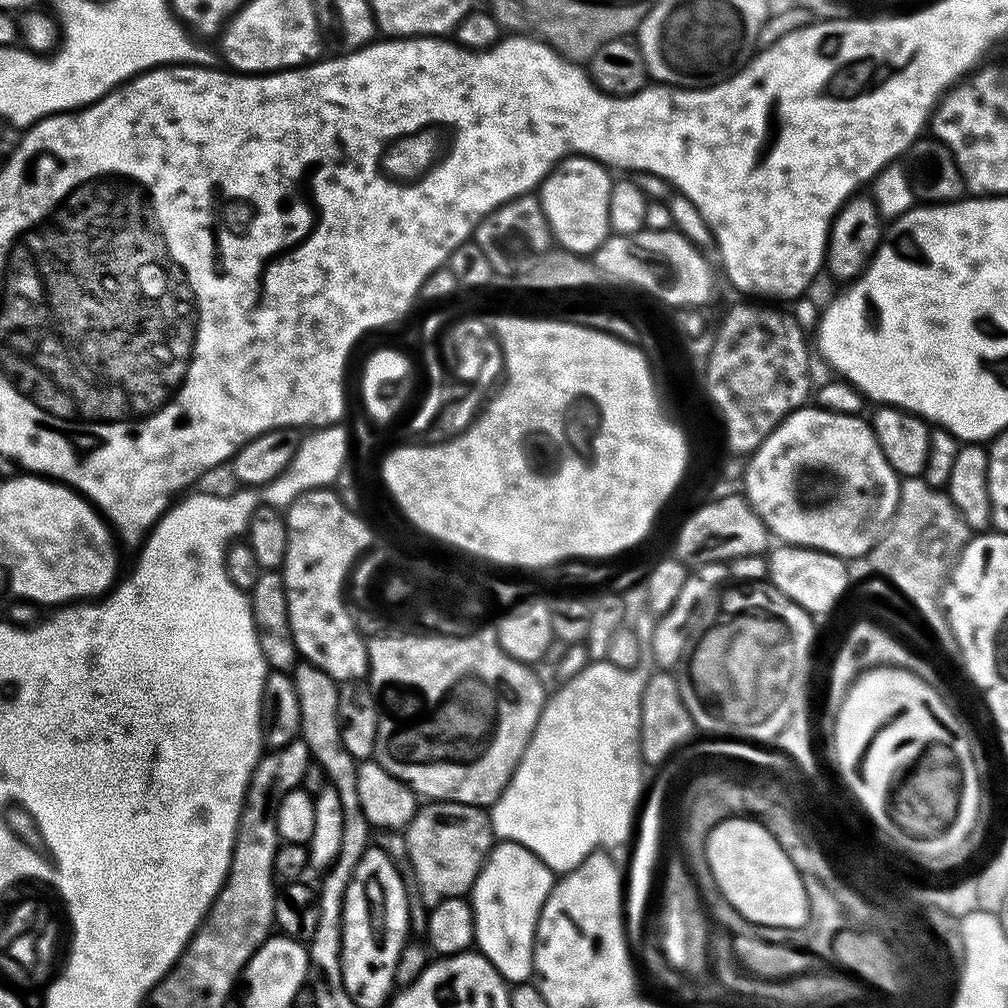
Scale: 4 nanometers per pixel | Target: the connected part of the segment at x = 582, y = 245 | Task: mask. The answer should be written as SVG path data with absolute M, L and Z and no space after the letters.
M570 156L561 160L559 165L549 172L544 183L538 189L538 199L546 214L548 228L552 231L552 239L557 245L561 244L566 253L584 258L595 253L596 248L610 235L608 219L610 218L610 190L613 177L605 165L598 163L589 156Z

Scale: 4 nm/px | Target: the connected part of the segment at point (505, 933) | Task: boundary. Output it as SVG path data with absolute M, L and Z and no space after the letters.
M500 840L493 843L487 860L484 861L476 881L472 884L470 903L472 916L476 920L475 947L481 956L485 956L492 963L498 970L498 974L503 976L509 985L515 986L533 979L532 951L536 948L536 923L546 898L552 892L553 883L552 869L546 867L530 850L526 850L526 846L509 840Z

